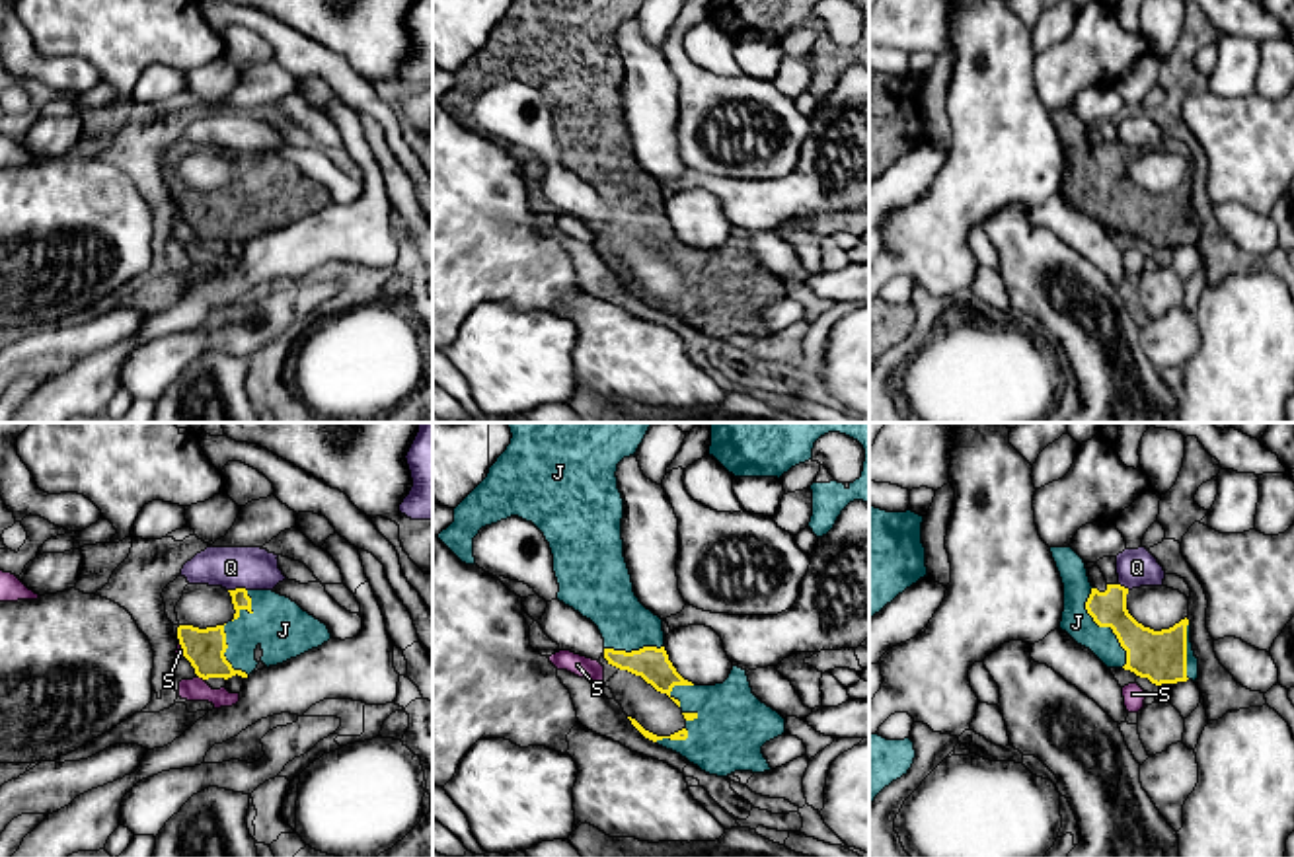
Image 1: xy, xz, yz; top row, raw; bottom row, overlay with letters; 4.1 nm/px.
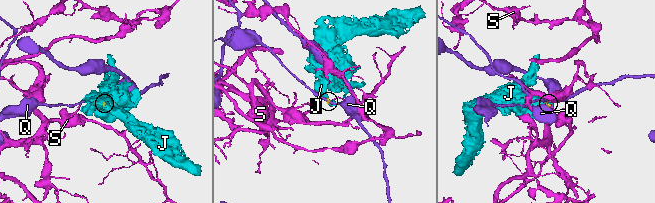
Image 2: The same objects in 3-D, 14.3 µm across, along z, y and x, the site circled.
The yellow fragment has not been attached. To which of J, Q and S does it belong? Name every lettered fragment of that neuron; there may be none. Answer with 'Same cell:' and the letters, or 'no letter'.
Same cell: J

